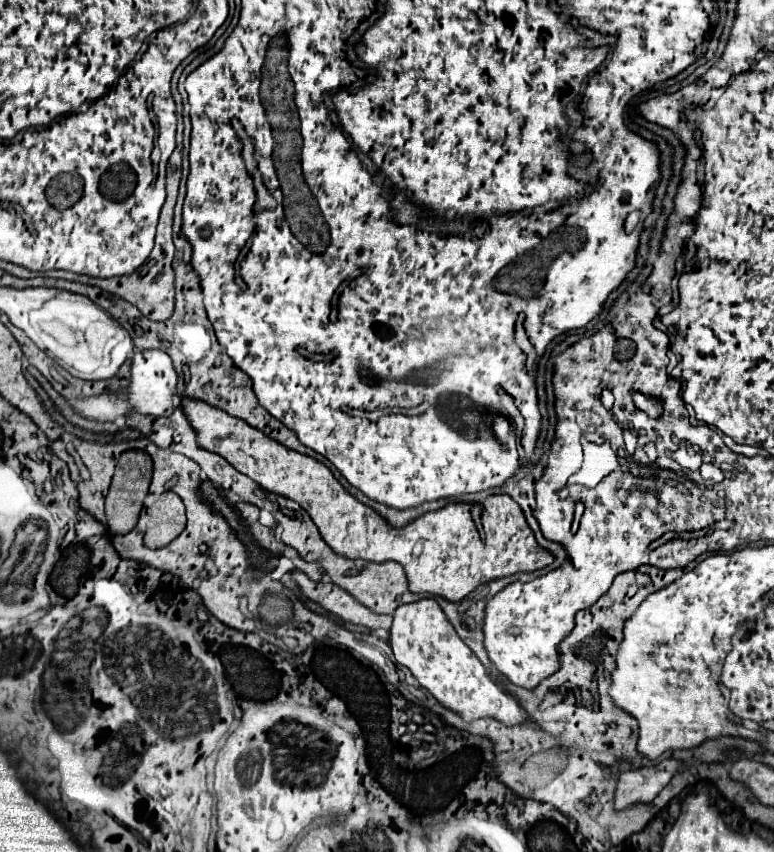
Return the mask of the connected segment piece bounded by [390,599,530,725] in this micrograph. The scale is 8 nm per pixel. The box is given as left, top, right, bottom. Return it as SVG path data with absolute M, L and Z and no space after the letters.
M420 599L408 605L400 605L394 611L390 647L396 661L408 667L424 689L428 689L444 707L460 713L464 721L474 721L480 717L494 717L506 725L530 721L520 703L506 695L498 683L494 683L478 657L458 637L452 623L446 619L444 611L434 599Z

